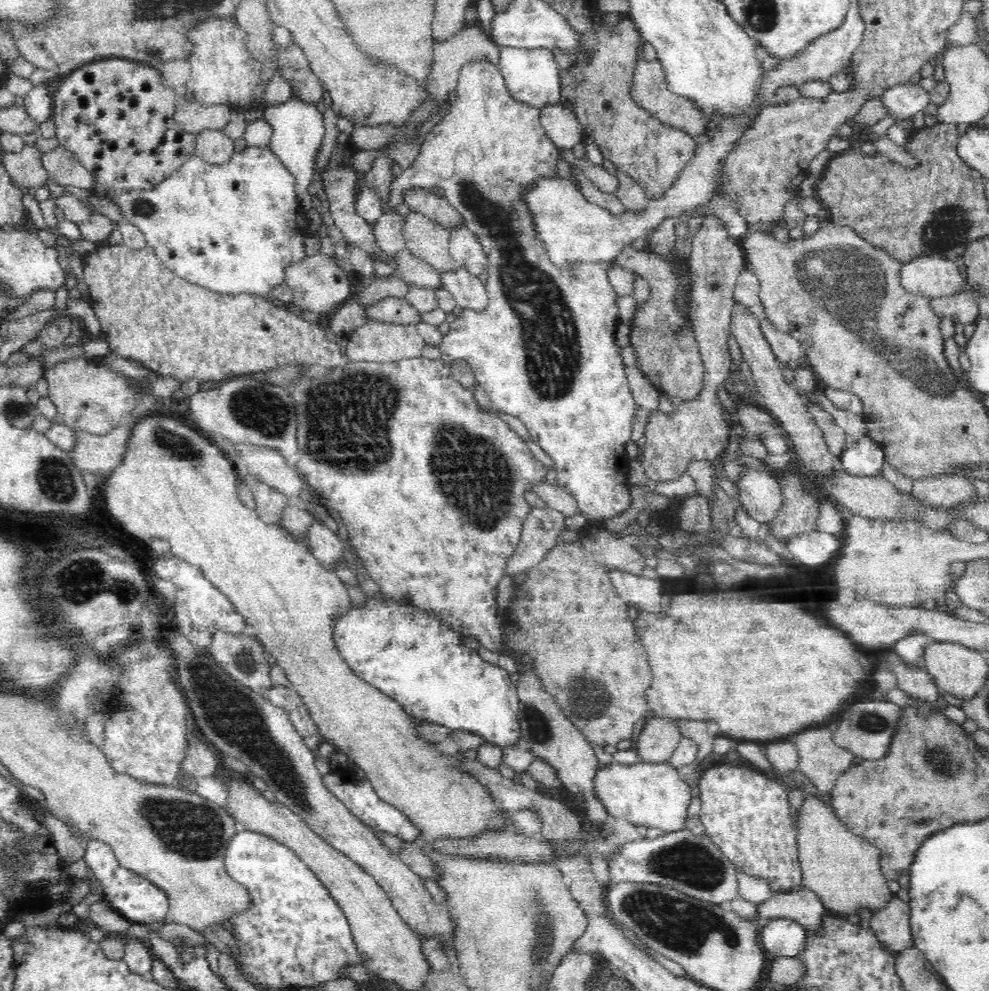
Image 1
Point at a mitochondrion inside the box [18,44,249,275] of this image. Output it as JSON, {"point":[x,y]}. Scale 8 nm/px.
{"point":[150,211]}

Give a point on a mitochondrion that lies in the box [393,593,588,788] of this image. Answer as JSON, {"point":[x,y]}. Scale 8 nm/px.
{"point":[539,727]}

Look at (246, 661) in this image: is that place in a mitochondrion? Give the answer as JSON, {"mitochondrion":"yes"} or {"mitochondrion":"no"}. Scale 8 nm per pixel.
{"mitochondrion":"yes"}

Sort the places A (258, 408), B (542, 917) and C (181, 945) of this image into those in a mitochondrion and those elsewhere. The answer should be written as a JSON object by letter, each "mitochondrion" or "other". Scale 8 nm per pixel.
{"A":"mitochondrion","B":"mitochondrion","C":"other"}

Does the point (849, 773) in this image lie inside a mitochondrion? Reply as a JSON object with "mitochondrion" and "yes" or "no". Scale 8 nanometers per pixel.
{"mitochondrion":"no"}

